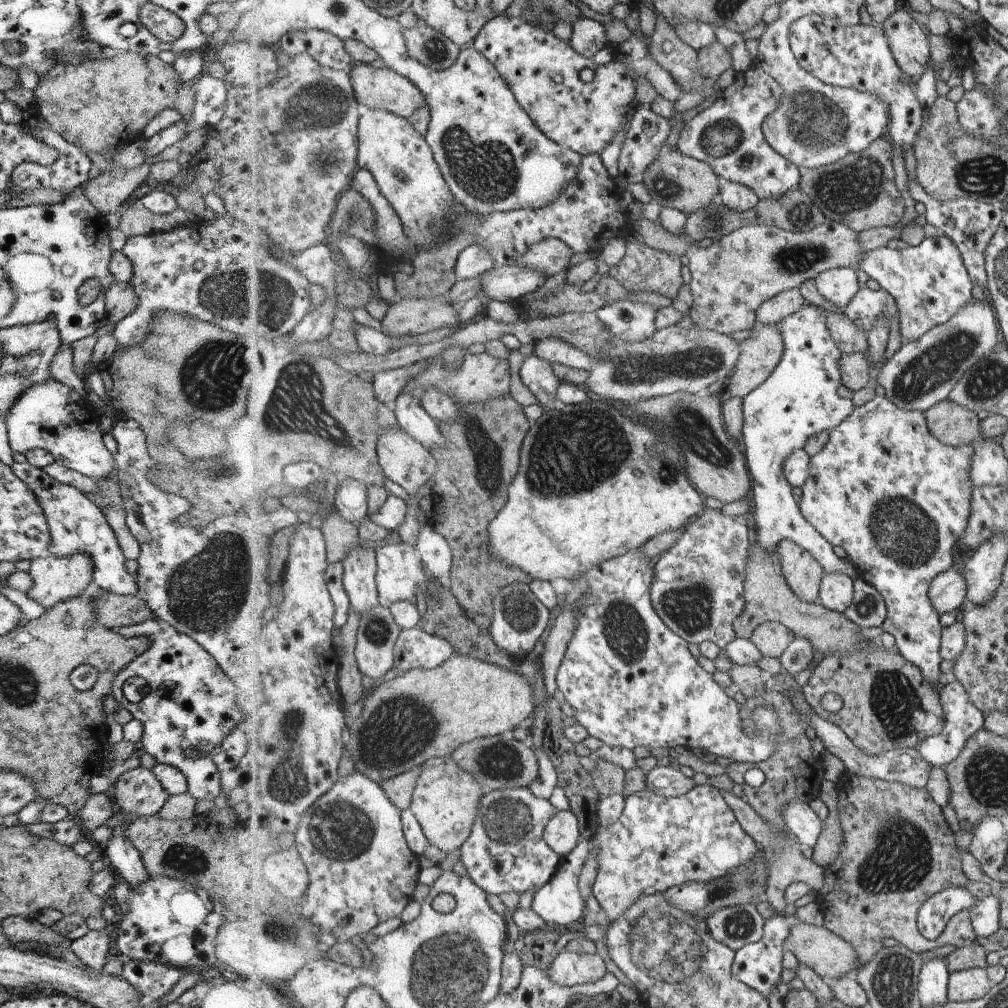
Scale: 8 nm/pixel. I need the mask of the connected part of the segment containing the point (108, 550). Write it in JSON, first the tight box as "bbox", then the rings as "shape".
{"bbox":[11,462,136,595],"shape":[[[15,462],[11,467],[21,482],[27,484],[27,488],[35,494],[37,504],[43,508],[47,527],[49,528],[50,556],[71,556],[77,552],[85,552],[91,558],[93,564],[92,586],[98,592],[111,592],[117,595],[136,595],[136,578],[127,574],[123,567],[125,558],[117,545],[111,528],[107,525],[104,514],[93,502],[93,499],[73,486],[65,485],[50,478],[42,469],[31,466],[27,462],[19,464]]]}

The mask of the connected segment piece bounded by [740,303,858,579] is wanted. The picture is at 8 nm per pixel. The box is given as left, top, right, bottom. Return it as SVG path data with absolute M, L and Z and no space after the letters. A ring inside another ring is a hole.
M807 303L801 311L795 312L777 326L784 337L783 360L776 372L744 399L743 437L740 445L753 480L750 496L755 504L756 539L767 552L778 549L786 539L808 546L824 571L845 572L855 579L858 577L855 566L848 558L839 558L833 550L834 545L801 513L793 486L783 470L789 454L805 449L811 436L825 430L833 431L856 411L852 399L839 396L842 385L840 362L844 353L829 332L825 311L819 306Z

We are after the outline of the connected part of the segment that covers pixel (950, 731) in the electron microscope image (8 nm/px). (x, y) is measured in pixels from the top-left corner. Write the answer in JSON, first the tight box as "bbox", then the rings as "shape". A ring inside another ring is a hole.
{"bbox":[915,679,985,767],"shape":[[[956,679],[955,682],[949,682],[940,690],[940,702],[944,706],[945,712],[945,729],[938,736],[929,736],[925,738],[915,750],[934,767],[943,767],[954,762],[967,745],[967,742],[983,729],[985,716],[983,712],[971,702],[967,690],[961,686],[961,682]]]}

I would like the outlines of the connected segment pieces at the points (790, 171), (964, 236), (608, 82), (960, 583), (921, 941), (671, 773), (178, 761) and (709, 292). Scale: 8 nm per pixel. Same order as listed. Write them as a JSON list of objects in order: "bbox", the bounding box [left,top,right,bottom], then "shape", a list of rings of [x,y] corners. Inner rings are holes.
[{"bbox":[676,63,801,200],"shape":[[[756,63],[745,73],[737,75],[732,85],[718,94],[717,100],[712,106],[697,114],[684,125],[676,147],[686,156],[707,162],[720,178],[749,186],[761,200],[782,198],[787,192],[798,189],[801,172],[799,172],[797,164],[793,164],[792,161],[781,156],[764,136],[765,120],[769,119],[771,112],[775,112],[779,108],[781,98],[783,98],[783,87]]]},{"bbox":[908,180,1006,286],"shape":[[[918,180],[908,182],[908,191],[916,202],[921,202],[926,207],[924,215],[928,224],[934,226],[939,233],[950,237],[960,249],[964,258],[965,267],[968,269],[972,282],[979,286],[988,285],[988,273],[985,269],[987,248],[997,233],[999,226],[1005,216],[1006,211],[1002,205],[993,205],[979,200],[957,198],[949,202],[940,202],[937,198],[932,198],[931,194],[919,184]]]},{"bbox":[471,14,637,156],"shape":[[[507,14],[495,16],[482,29],[480,36],[477,36],[471,46],[497,68],[505,82],[511,86],[521,108],[536,122],[537,128],[561,147],[568,147],[582,156],[593,152],[600,154],[613,143],[613,138],[629,125],[630,115],[636,107],[637,88],[635,88],[636,80],[633,80],[633,70],[627,68],[623,62],[613,60],[609,64],[597,66],[593,59],[576,52],[570,41],[565,42],[557,38],[545,25],[533,26],[522,16],[515,18]],[[587,69],[595,72],[595,78],[590,82],[582,80],[583,72]],[[547,74],[548,76],[559,74],[563,82],[555,86],[555,80],[549,80]]]},{"bbox":[929,569,968,615],"shape":[[[950,569],[932,581],[929,596],[940,615],[958,611],[959,607],[968,604],[968,585],[963,573]]]},{"bbox":[814,773,991,966],"shape":[[[851,773],[843,775],[837,784],[840,785],[841,798],[838,816],[844,830],[844,841],[840,846],[840,854],[825,868],[825,886],[822,884],[814,901],[826,916],[825,926],[853,944],[859,956],[859,966],[871,962],[877,952],[883,949],[883,942],[887,938],[892,938],[899,945],[919,954],[943,945],[951,944],[953,948],[959,949],[978,944],[977,932],[973,930],[973,918],[967,911],[952,918],[943,934],[933,941],[927,940],[917,926],[917,916],[925,902],[948,887],[967,888],[975,898],[991,895],[988,884],[973,882],[965,876],[961,868],[963,852],[955,842],[955,834],[951,832],[941,806],[931,798],[929,790]]]},{"bbox":[646,766,696,799],"shape":[[[671,766],[655,767],[646,780],[646,790],[661,794],[667,799],[684,796],[693,788],[696,788],[693,778],[685,776],[681,770]]]},{"bbox":[110,619,241,801],"shape":[[[160,619],[123,626],[115,630],[123,638],[145,636],[149,646],[133,658],[111,680],[110,695],[118,706],[129,712],[141,724],[141,752],[153,757],[157,763],[177,768],[185,778],[188,793],[196,801],[220,801],[220,778],[210,753],[235,728],[241,718],[237,710],[237,688],[215,663],[215,660],[197,646],[189,636],[175,632]],[[127,678],[143,678],[149,692],[137,704],[128,702],[121,692]]]},{"bbox":[684,220,867,335],"shape":[[[831,220],[813,228],[813,231],[797,233],[774,225],[748,225],[706,248],[697,247],[695,242],[690,242],[684,253],[691,275],[689,286],[694,298],[689,316],[698,329],[712,329],[725,335],[742,330],[751,331],[758,325],[758,312],[767,300],[772,300],[781,292],[799,289],[805,280],[816,280],[817,276],[827,270],[842,267],[860,268],[866,253],[867,250],[859,242],[859,234],[853,228]]]}]

